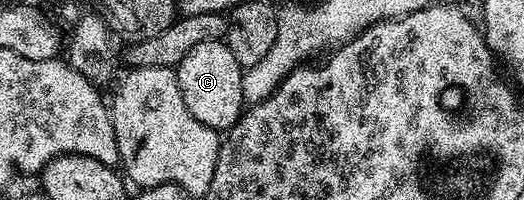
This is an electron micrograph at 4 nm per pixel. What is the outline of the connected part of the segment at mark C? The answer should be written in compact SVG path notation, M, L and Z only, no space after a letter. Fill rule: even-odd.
M226 41L202 42L195 48L189 48L186 56L174 67L174 71L185 108L197 120L201 120L201 124L217 132L226 132L235 125L245 106L244 71Z

